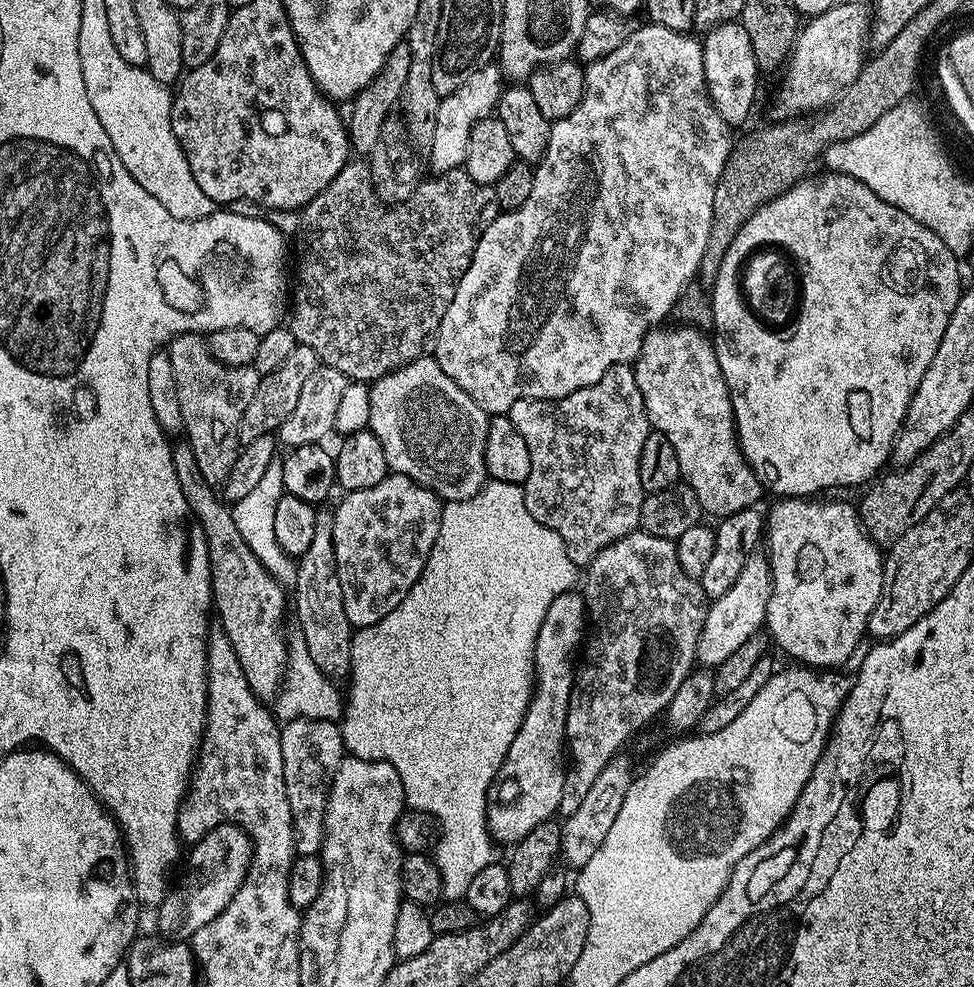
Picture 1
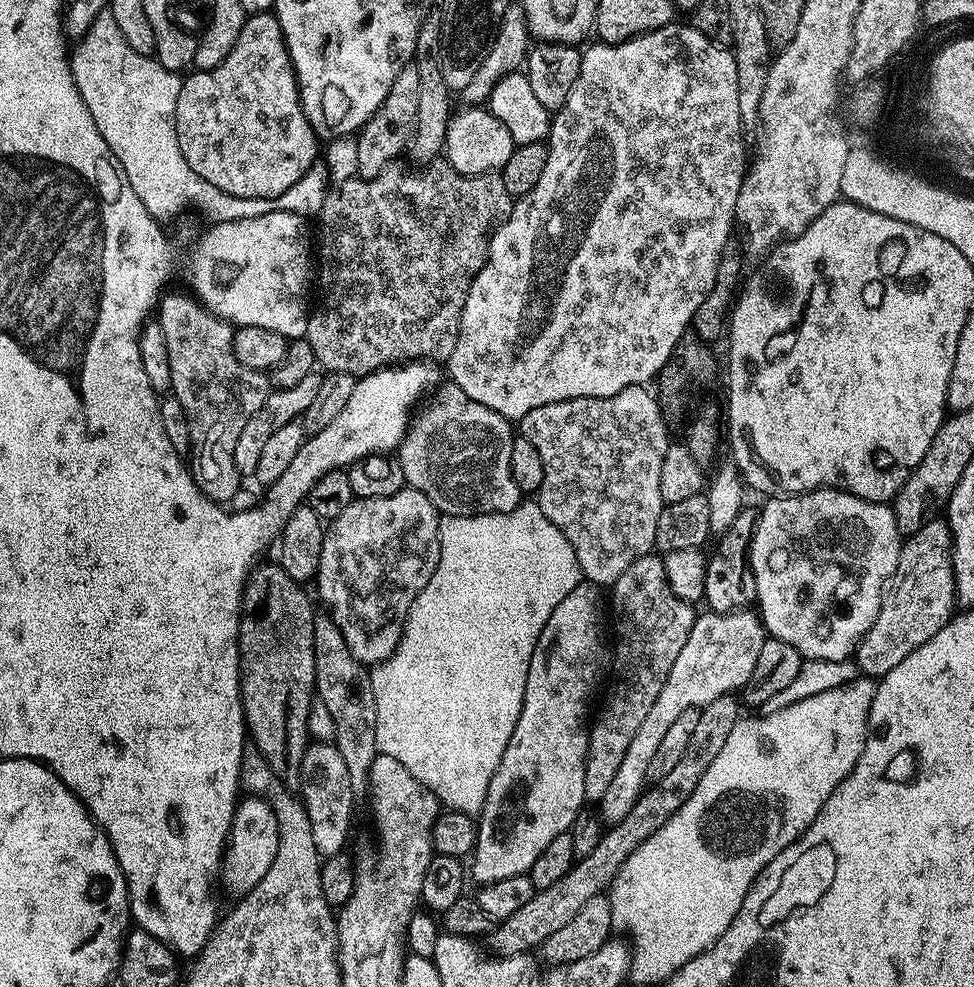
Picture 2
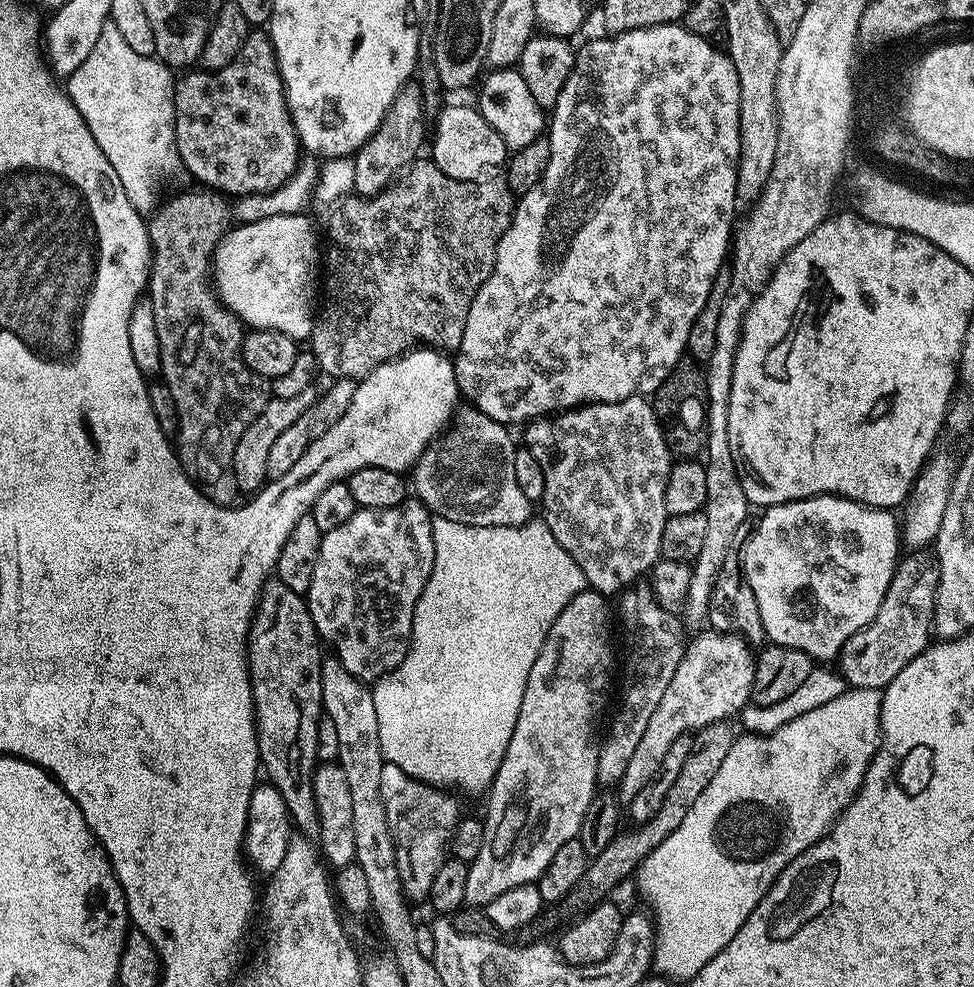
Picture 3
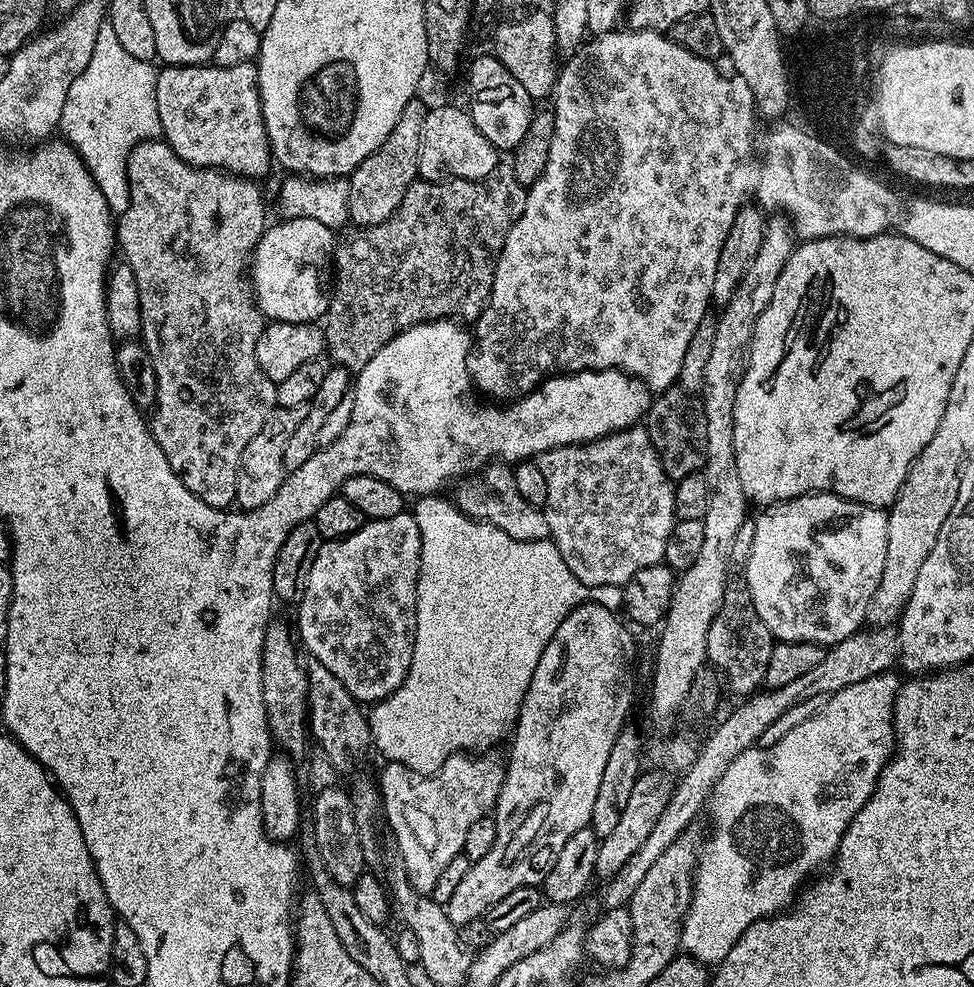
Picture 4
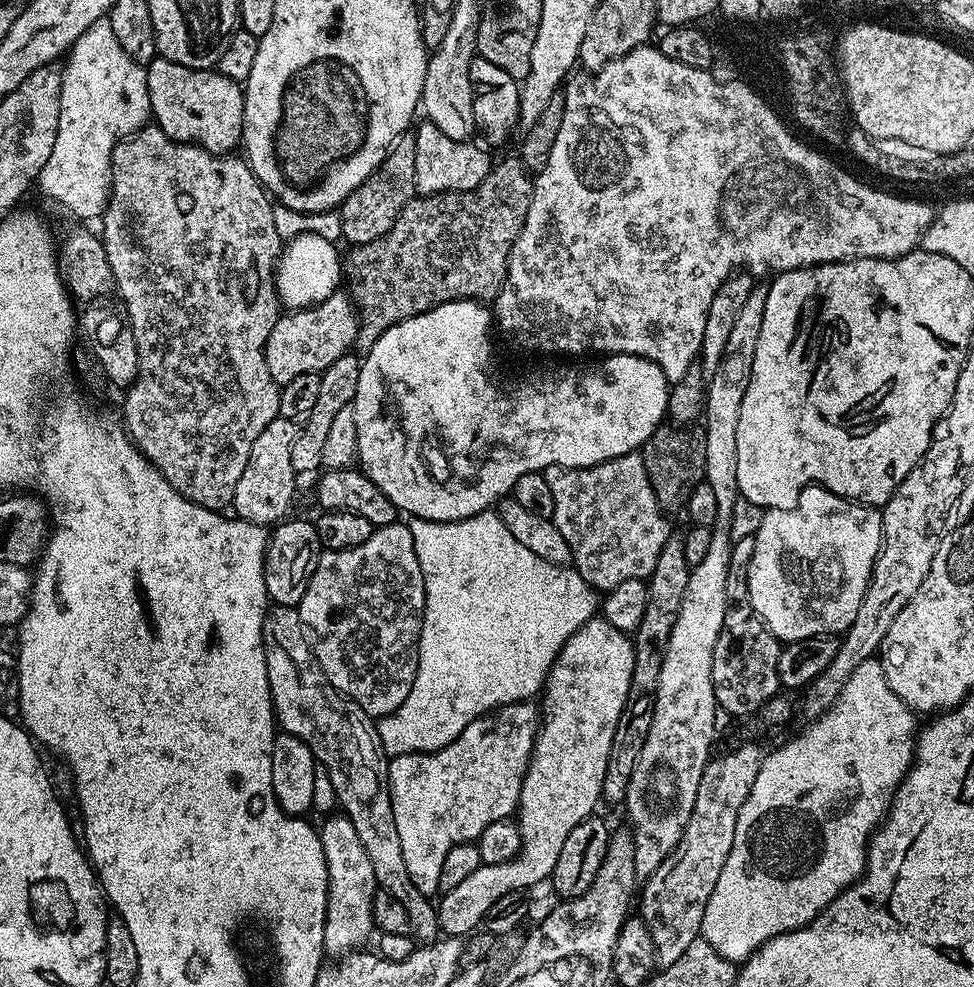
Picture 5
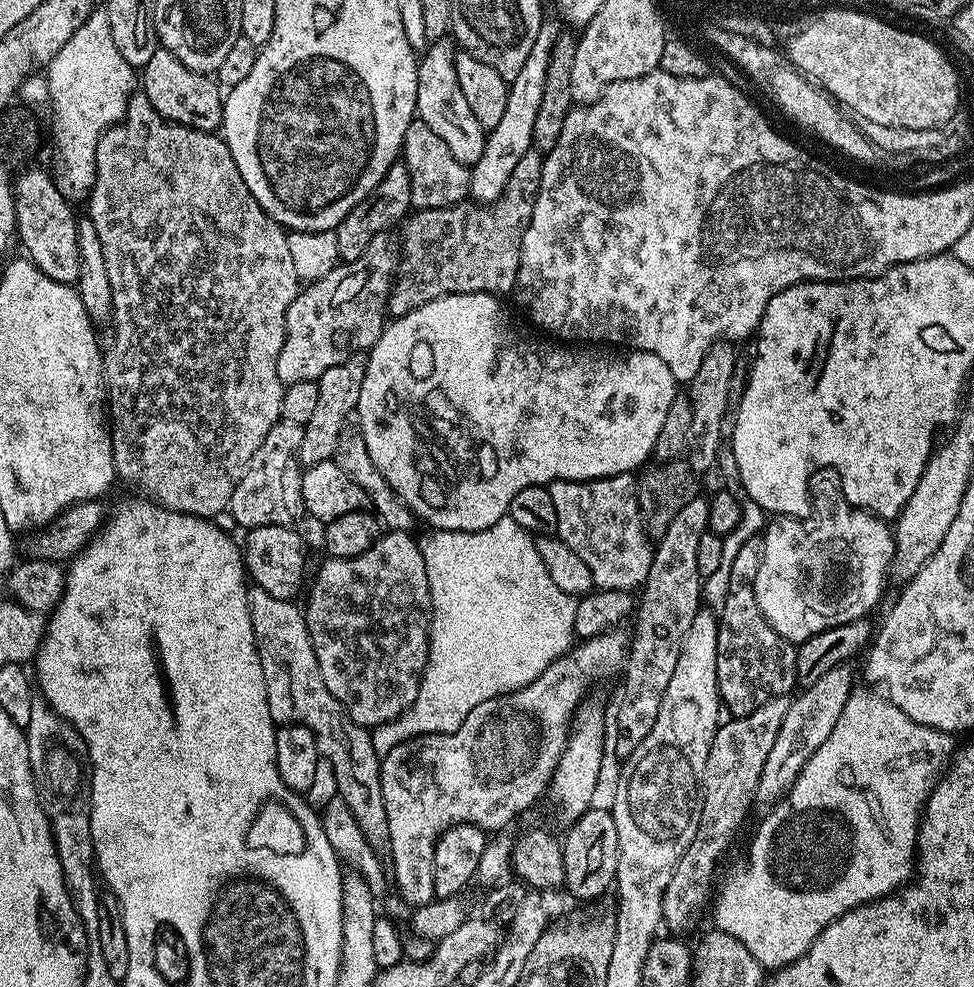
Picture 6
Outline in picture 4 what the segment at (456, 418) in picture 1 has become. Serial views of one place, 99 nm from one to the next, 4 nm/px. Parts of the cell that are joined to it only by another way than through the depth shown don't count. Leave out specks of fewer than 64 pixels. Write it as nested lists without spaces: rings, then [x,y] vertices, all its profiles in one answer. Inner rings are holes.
[[[493,462],[480,469],[479,473],[471,477],[469,484],[455,485],[456,496],[454,503],[460,511],[466,513],[472,520],[480,520],[483,524],[498,526],[510,538],[519,540],[549,539],[548,523],[543,511],[535,508],[522,494],[518,494],[518,486],[514,482],[512,468],[500,462]]]

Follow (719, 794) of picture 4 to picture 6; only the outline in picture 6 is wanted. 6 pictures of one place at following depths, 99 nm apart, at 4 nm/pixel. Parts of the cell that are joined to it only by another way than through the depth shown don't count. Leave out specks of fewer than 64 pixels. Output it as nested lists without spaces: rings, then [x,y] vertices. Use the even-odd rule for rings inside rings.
[[[860,690],[853,691],[852,696],[846,702],[846,706],[842,710],[842,718],[838,718],[838,726],[834,726],[834,730],[830,730],[830,738],[826,738],[826,742],[822,742],[822,746],[818,746],[818,750],[814,750],[814,754],[810,758],[810,762],[806,762],[802,766],[802,770],[798,774],[798,778],[794,782],[794,786],[788,791],[787,796],[779,801],[771,810],[764,816],[764,821],[756,828],[756,833],[752,836],[752,849],[748,852],[748,864],[744,864],[732,877],[728,880],[728,885],[719,892],[715,897],[716,900],[716,924],[715,927],[721,932],[730,934],[730,938],[738,938],[738,942],[742,942],[742,946],[746,946],[746,950],[750,950],[750,954],[754,954],[754,958],[758,958],[758,962],[765,968],[765,970],[775,970],[784,968],[790,962],[794,962],[798,958],[802,958],[802,954],[806,954],[810,950],[810,946],[818,938],[818,934],[822,934],[822,930],[826,930],[826,926],[830,926],[830,922],[834,922],[842,914],[846,914],[851,908],[857,908],[863,904],[868,904],[872,900],[881,900],[883,896],[890,896],[893,892],[904,887],[909,883],[914,876],[914,861],[918,856],[918,837],[920,835],[920,818],[924,811],[924,804],[928,800],[928,795],[931,794],[933,786],[937,780],[940,779],[942,773],[949,767],[950,757],[954,752],[954,744],[952,748],[953,737],[946,732],[940,732],[936,728],[927,728],[918,722],[914,722],[906,714],[902,714],[902,710],[898,710],[898,706],[894,706],[888,700],[888,697],[876,690],[868,690],[872,692],[860,692]]]

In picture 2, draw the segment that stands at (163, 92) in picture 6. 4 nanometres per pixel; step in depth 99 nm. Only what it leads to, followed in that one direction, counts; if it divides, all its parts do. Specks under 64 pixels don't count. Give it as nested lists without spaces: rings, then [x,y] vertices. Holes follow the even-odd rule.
[[[271,11],[257,12],[245,19],[234,50],[226,54],[217,68],[209,72],[193,71],[191,75],[185,75],[180,86],[176,133],[182,158],[190,162],[190,170],[194,170],[204,184],[238,198],[274,199],[311,170],[318,159],[318,132],[302,103],[296,70],[288,56],[288,47],[284,45],[280,23]]]

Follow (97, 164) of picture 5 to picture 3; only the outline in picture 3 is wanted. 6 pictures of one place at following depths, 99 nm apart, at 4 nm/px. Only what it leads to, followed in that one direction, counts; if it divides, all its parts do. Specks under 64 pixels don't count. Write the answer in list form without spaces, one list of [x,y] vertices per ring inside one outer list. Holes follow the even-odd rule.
[[[109,18],[98,36],[98,46],[90,52],[90,58],[78,66],[66,80],[66,91],[72,105],[82,114],[94,142],[110,158],[114,174],[126,190],[126,198],[141,214],[148,214],[157,207],[158,185],[154,182],[154,162],[148,152],[148,86],[158,76],[160,62],[151,56],[137,54],[123,40],[118,26]]]

